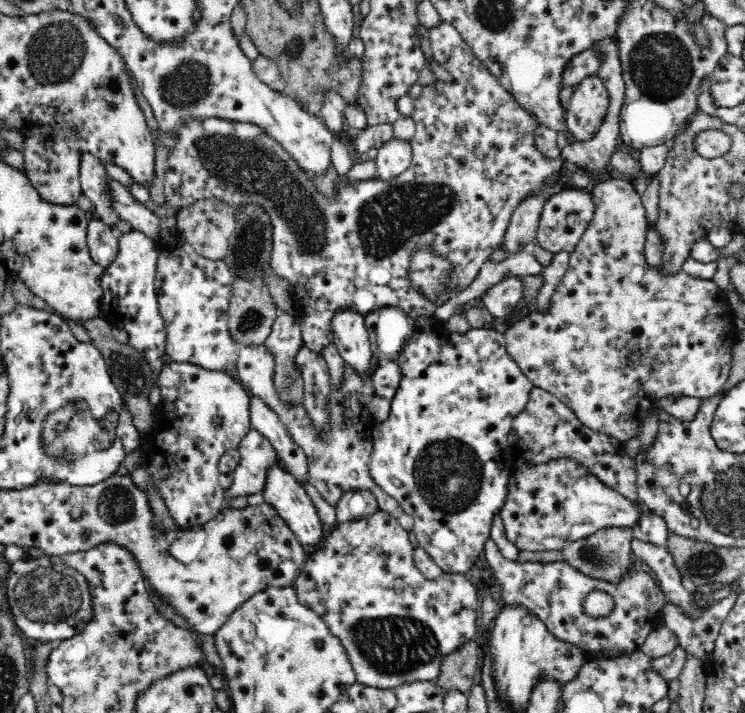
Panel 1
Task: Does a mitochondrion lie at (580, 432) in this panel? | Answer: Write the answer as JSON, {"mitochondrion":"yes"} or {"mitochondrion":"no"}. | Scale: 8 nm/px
{"mitochondrion":"no"}

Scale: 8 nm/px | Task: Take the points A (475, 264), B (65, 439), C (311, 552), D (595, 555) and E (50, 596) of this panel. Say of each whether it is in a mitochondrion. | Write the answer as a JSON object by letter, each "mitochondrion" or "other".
{"A":"other","B":"mitochondrion","C":"other","D":"mitochondrion","E":"mitochondrion"}

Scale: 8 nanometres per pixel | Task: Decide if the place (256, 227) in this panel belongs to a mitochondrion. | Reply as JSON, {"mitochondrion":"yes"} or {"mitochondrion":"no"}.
{"mitochondrion":"yes"}

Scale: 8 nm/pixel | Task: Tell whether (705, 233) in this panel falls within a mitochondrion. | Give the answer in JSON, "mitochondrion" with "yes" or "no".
{"mitochondrion":"no"}

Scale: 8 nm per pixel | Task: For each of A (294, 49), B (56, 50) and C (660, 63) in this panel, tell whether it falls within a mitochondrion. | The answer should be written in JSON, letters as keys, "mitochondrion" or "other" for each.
{"A":"mitochondrion","B":"mitochondrion","C":"mitochondrion"}

